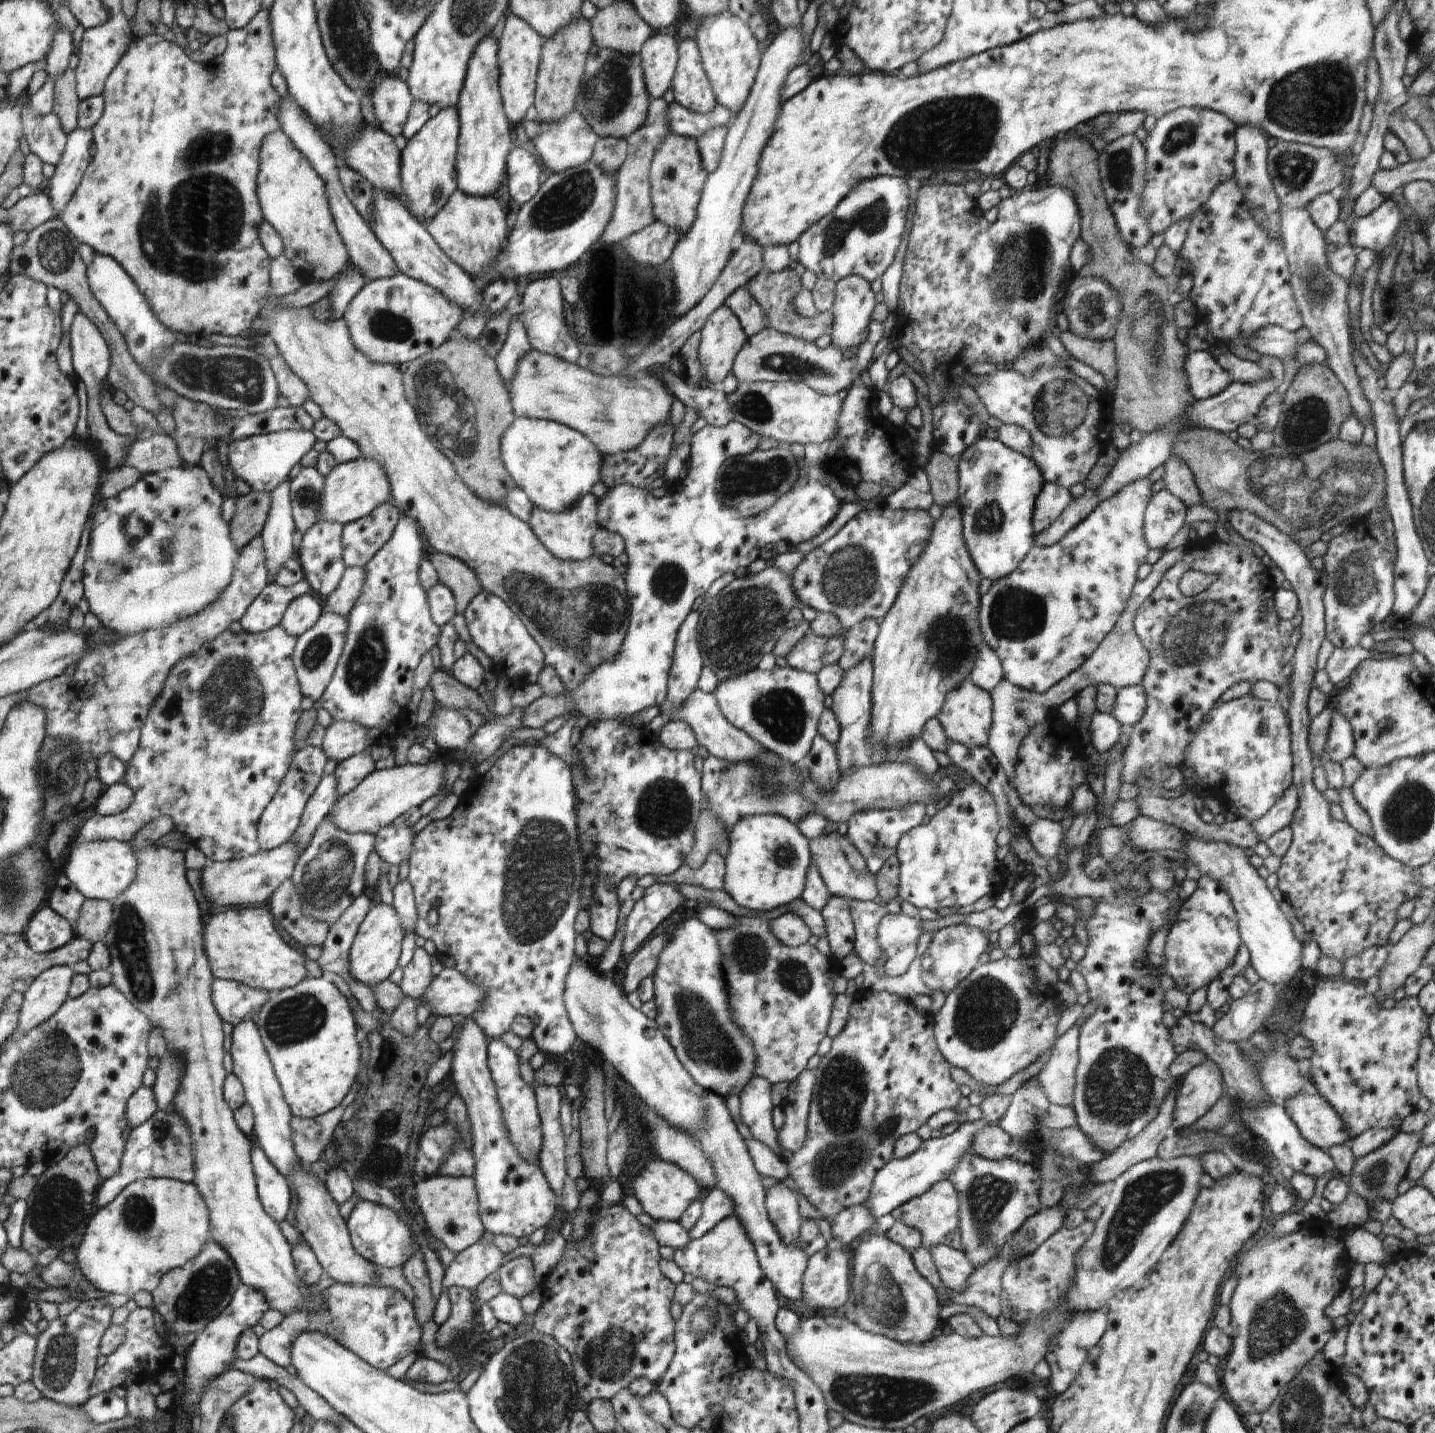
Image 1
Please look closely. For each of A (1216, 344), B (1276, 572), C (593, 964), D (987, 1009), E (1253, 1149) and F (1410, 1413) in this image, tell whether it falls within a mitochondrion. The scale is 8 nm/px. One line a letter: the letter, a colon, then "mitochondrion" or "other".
A: other
B: other
C: other
D: mitochondrion
E: other
F: other

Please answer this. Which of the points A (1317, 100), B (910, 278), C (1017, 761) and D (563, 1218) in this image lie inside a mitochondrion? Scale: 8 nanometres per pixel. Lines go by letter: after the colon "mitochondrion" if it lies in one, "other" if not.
A: mitochondrion
B: other
C: other
D: other

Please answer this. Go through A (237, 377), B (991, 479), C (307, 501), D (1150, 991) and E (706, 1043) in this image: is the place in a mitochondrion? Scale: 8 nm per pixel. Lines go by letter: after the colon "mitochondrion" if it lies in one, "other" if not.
A: mitochondrion
B: mitochondrion
C: mitochondrion
D: other
E: mitochondrion

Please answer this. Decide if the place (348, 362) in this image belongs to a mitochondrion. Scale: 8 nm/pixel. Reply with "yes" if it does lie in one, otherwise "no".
no

